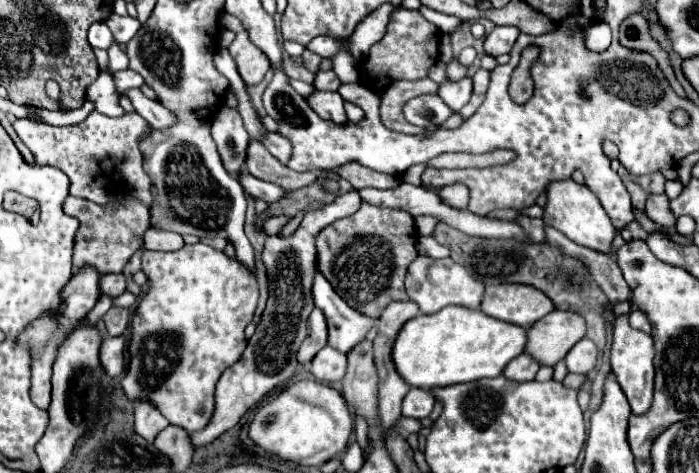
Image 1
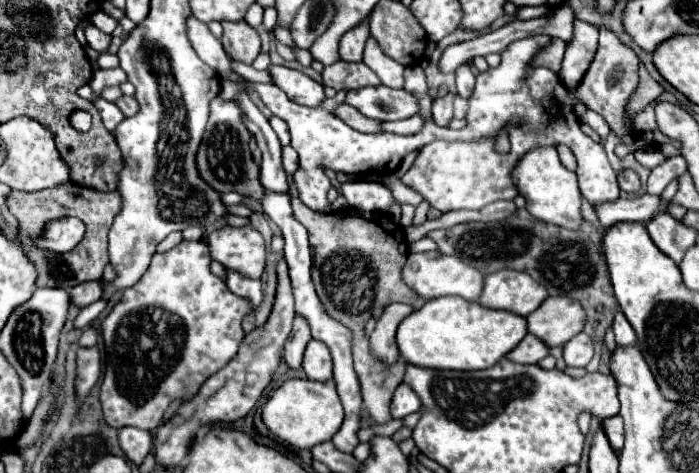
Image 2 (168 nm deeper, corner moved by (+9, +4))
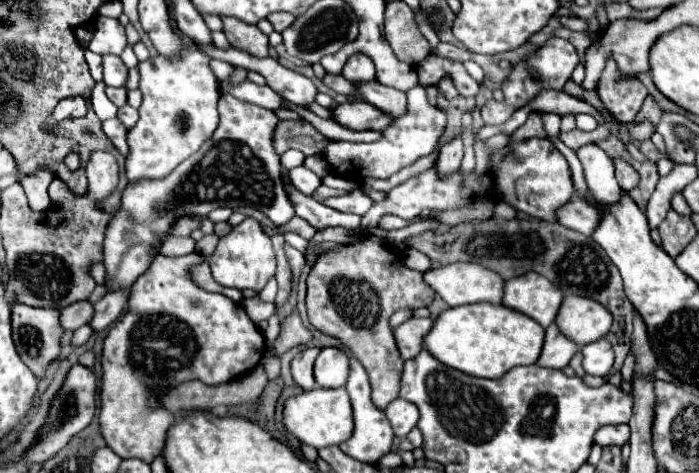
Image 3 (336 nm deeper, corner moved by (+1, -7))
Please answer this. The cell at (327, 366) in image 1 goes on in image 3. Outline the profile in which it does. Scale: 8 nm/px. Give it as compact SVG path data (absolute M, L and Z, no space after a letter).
M324 347L314 363L314 377L320 387L336 389L346 385L348 379L348 355L338 347Z

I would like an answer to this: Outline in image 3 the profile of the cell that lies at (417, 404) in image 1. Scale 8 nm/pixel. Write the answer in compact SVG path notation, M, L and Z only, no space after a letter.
M394 399L386 409L384 409L392 429L394 429L394 435L404 439L418 423L420 415L418 415L418 407L404 401L404 399Z

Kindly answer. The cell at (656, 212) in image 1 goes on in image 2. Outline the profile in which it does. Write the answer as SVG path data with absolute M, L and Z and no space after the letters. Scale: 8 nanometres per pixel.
M624 170L622 174L618 174L618 182L620 182L620 188L622 188L624 192L628 192L628 194L640 190L640 178L638 178L638 174L632 172L632 170Z

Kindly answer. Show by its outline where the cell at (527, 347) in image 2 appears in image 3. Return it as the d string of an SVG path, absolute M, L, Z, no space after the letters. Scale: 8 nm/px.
M552 323L546 329L546 341L544 341L538 365L540 367L550 367L550 369L562 369L570 363L570 359L574 357L574 353L578 349L580 347L576 343L572 343L566 335L562 335L558 325Z

